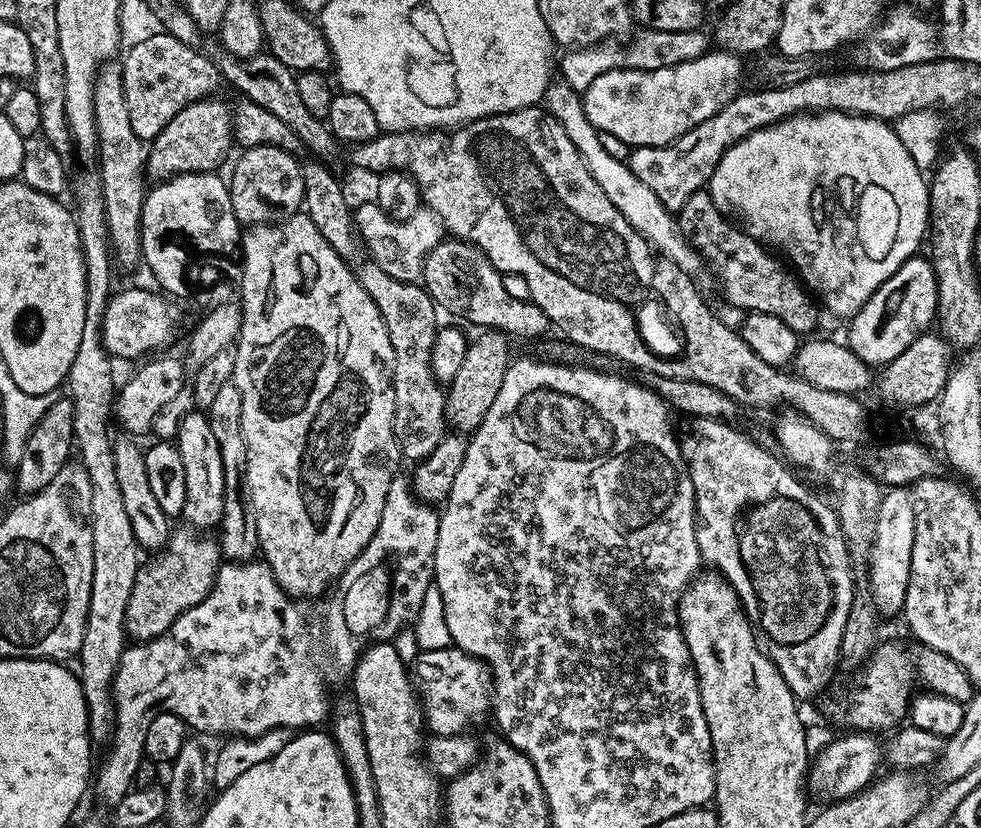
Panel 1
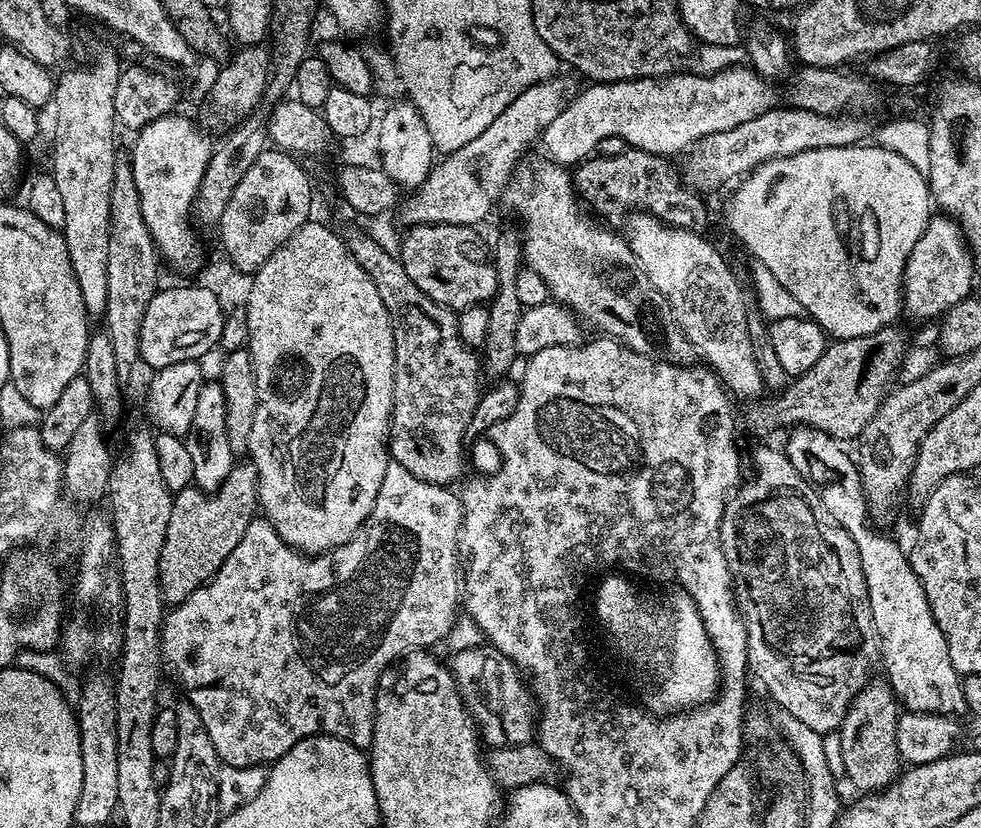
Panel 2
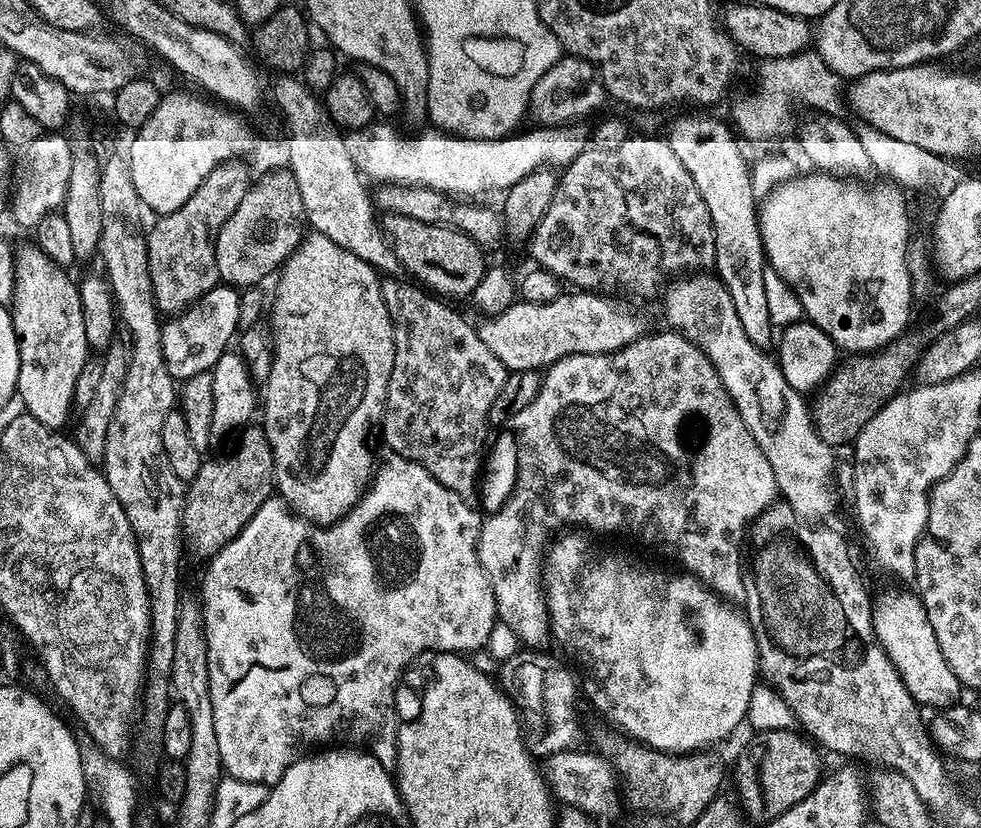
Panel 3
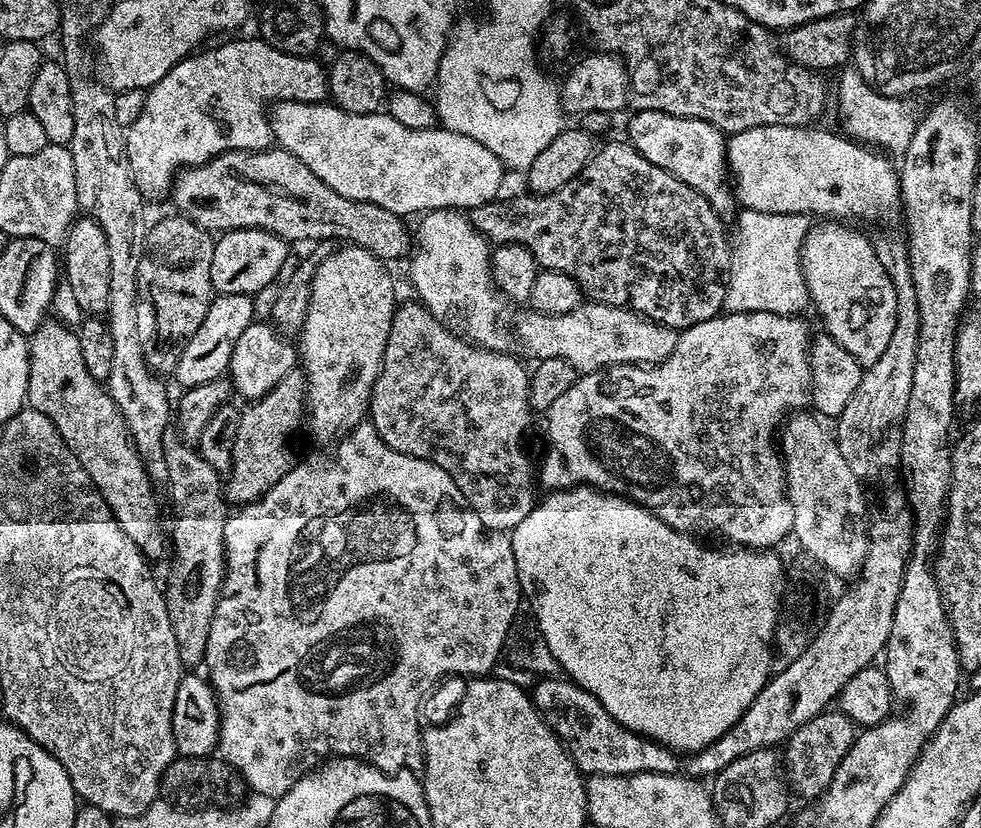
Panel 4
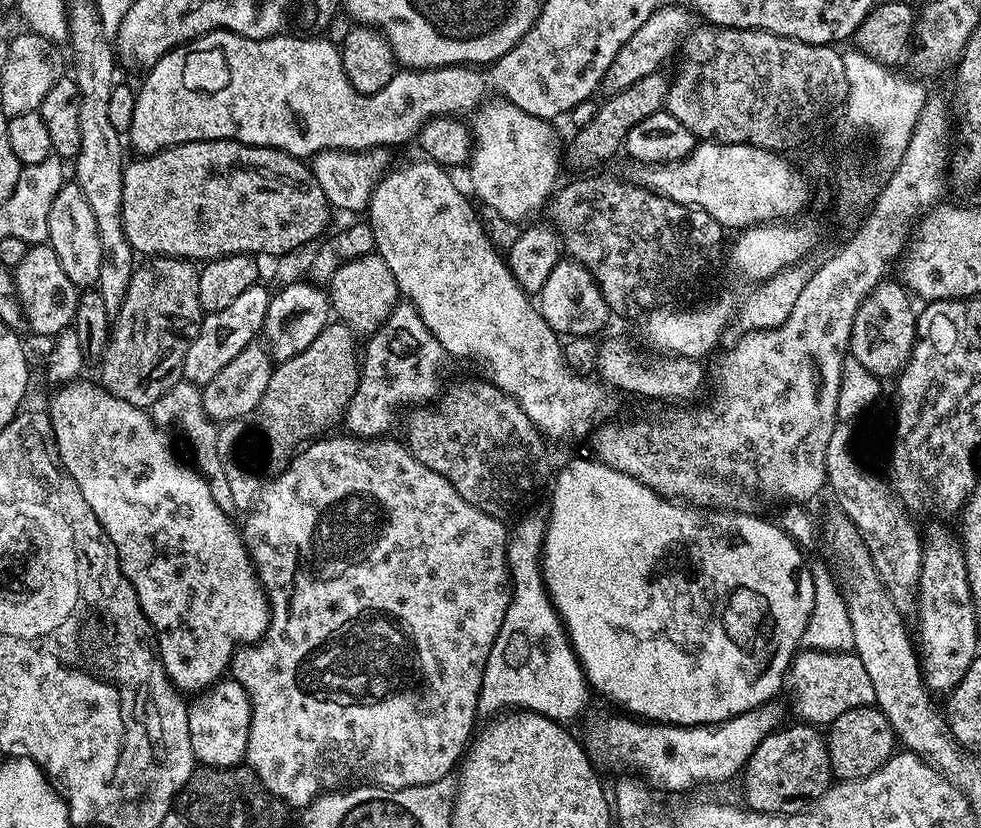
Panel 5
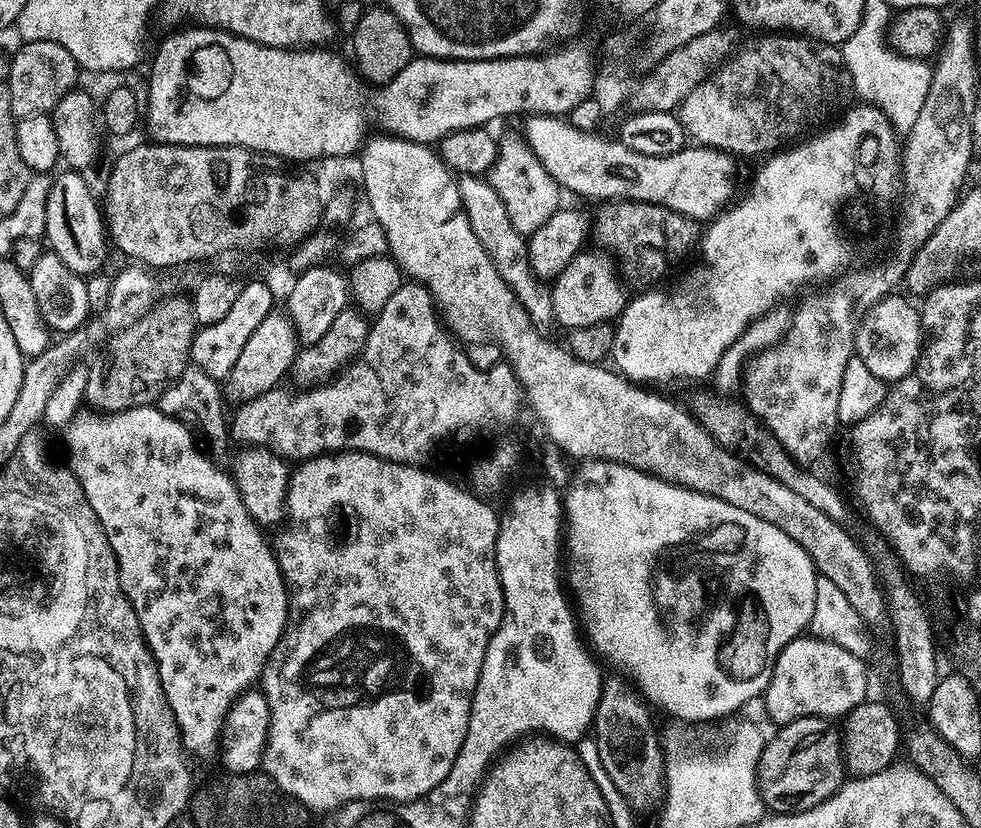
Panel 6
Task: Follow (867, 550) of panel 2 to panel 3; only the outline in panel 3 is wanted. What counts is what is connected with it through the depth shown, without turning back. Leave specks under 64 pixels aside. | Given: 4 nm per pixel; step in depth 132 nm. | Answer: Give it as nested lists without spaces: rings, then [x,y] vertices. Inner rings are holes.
[[[915,591],[892,592],[879,603],[876,602],[872,611],[872,625],[876,640],[884,647],[884,653],[898,670],[906,690],[916,699],[917,705],[925,709],[943,710],[955,701],[952,699],[962,692],[960,679],[954,670],[950,670],[946,658],[942,658],[938,638],[934,638],[934,626],[930,626],[924,603]]]

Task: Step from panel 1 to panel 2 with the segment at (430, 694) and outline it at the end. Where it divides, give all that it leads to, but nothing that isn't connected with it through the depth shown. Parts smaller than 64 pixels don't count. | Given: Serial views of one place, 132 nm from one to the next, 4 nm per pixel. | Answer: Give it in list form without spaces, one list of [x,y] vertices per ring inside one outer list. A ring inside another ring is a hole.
[[[491,646],[453,651],[450,657],[452,676],[483,743],[492,748],[533,743],[538,723],[534,696],[516,663]]]

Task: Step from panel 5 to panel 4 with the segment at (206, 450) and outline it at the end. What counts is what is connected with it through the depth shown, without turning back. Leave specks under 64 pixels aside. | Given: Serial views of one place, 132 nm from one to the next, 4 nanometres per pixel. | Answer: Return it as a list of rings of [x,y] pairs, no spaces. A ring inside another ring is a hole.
[[[172,430],[164,434],[164,461],[168,471],[166,485],[172,491],[172,502],[176,506],[176,561],[172,564],[164,601],[178,642],[181,665],[200,666],[204,664],[210,622],[224,586],[224,531],[230,504],[221,473],[189,441],[180,439]]]

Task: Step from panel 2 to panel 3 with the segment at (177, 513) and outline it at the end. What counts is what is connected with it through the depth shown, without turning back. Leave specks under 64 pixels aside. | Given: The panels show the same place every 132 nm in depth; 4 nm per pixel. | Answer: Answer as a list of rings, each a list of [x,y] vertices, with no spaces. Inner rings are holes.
[[[245,427],[239,433],[240,441],[237,442],[233,452],[228,452],[225,456],[218,457],[217,460],[205,459],[204,465],[198,470],[196,477],[187,485],[182,532],[187,543],[189,540],[198,551],[205,552],[205,557],[211,558],[222,551],[243,530],[246,522],[250,522],[250,518],[254,514],[258,514],[262,502],[266,502],[268,497],[273,495],[276,471],[274,470],[272,447],[263,427],[252,427]]]

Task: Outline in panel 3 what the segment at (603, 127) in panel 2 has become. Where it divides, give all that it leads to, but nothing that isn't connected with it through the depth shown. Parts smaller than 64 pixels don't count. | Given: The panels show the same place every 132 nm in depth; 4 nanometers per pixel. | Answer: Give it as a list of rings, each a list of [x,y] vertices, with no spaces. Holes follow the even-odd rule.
[[[376,122],[373,123],[370,128],[370,133],[372,132],[372,176],[377,180],[375,183],[380,186],[384,184],[413,184],[415,187],[433,188],[434,190],[438,190],[439,192],[445,193],[453,198],[480,198],[483,197],[480,196],[483,192],[497,192],[497,194],[503,193],[510,186],[514,186],[514,182],[518,182],[522,178],[526,178],[526,174],[530,174],[530,170],[543,168],[545,166],[566,166],[571,160],[578,158],[578,154],[584,151],[586,147],[585,141],[580,141],[579,134],[575,132],[577,129],[572,126],[536,126],[533,127],[533,132],[521,131],[519,134],[503,136],[500,140],[468,140],[464,136],[454,136],[439,130],[424,132],[421,136],[403,136],[402,133],[395,132],[395,130],[388,124],[391,123]]]

